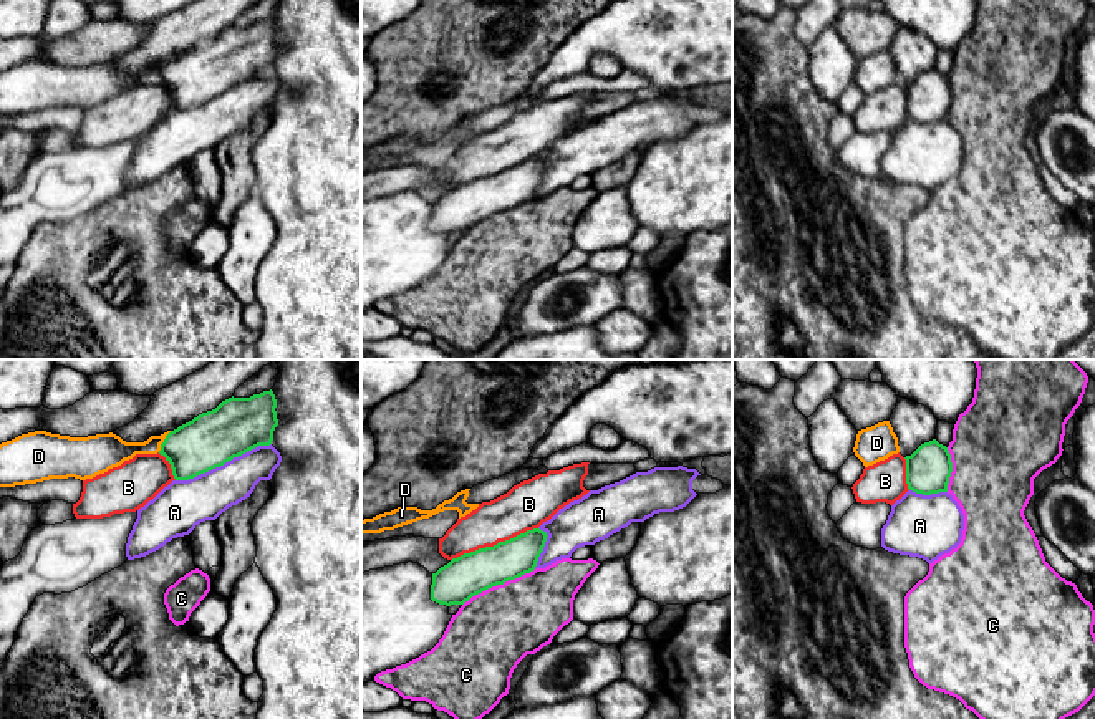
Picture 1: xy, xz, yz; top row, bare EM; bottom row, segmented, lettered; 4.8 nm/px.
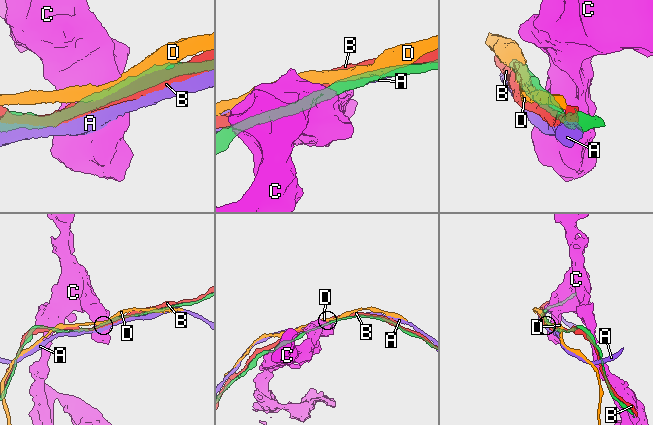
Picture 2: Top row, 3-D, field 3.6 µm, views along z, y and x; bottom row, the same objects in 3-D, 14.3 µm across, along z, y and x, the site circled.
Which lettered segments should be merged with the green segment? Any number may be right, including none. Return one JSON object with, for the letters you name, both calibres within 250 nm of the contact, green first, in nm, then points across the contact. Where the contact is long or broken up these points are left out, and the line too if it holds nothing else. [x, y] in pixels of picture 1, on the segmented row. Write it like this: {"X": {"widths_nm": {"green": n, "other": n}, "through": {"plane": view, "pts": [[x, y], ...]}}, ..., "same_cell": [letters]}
{"B": {"widths_nm": {"green": 200, "other": 220}}, "same_cell": ["B"]}

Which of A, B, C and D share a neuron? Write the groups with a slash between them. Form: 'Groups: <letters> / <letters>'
Groups: A D / B / C

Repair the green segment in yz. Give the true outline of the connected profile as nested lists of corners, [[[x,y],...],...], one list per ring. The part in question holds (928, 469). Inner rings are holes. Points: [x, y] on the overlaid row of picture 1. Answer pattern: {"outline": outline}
{"outline": [[[936,439],[921,444],[911,456],[900,452],[863,469],[853,484],[856,502],[893,505],[908,490],[931,495],[948,492],[953,472],[951,454]]]}

